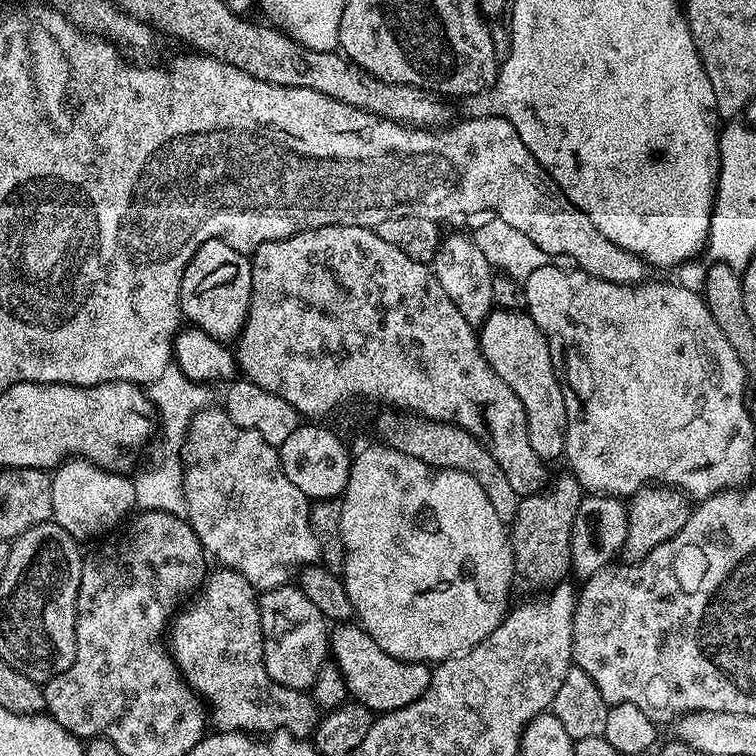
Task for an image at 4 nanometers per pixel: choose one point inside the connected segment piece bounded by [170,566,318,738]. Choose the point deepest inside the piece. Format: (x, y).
(217, 643)

